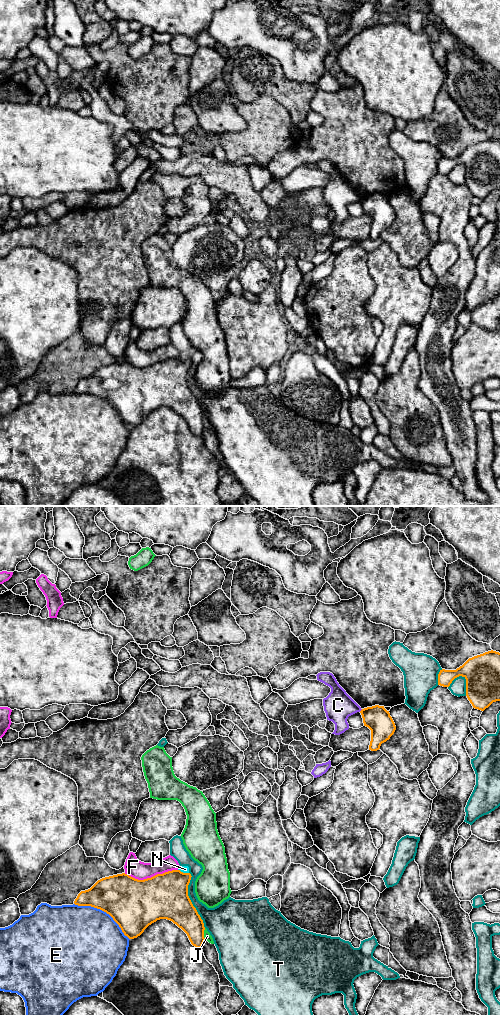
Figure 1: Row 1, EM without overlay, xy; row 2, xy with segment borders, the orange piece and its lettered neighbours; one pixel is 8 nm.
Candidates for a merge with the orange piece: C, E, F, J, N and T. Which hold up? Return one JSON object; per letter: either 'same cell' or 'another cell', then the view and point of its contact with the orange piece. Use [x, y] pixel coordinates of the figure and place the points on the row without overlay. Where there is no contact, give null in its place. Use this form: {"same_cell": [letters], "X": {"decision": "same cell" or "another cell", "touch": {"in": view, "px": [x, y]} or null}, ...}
{"same_cell": [], "C": {"decision": "another cell", "touch": {"in": "xy", "px": [361, 198]}}, "E": {"decision": "another cell", "touch": {"in": "xy", "px": [104, 399]}}, "F": {"decision": "another cell", "touch": {"in": "xy", "px": [151, 365]}}, "J": {"decision": "another cell", "touch": {"in": "xy", "px": [203, 422]}}, "N": {"decision": "another cell", "touch": {"in": "xy", "px": [182, 360]}}, "T": {"decision": "another cell", "touch": {"in": "xy", "px": [190, 388]}}}

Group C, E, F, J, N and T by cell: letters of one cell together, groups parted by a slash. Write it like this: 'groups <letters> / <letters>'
groups C F / E / J / N T

